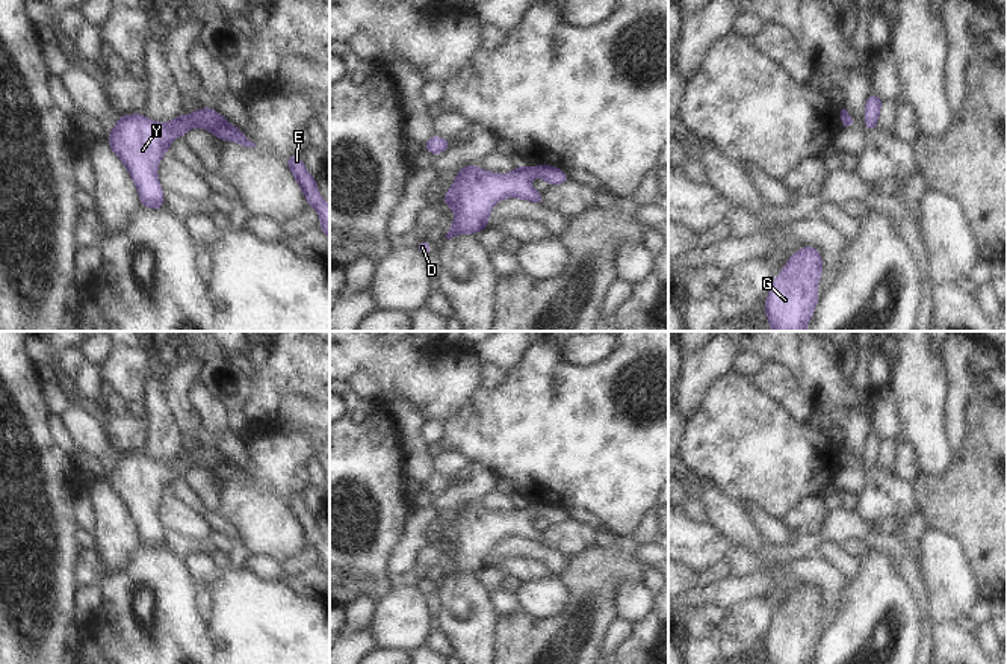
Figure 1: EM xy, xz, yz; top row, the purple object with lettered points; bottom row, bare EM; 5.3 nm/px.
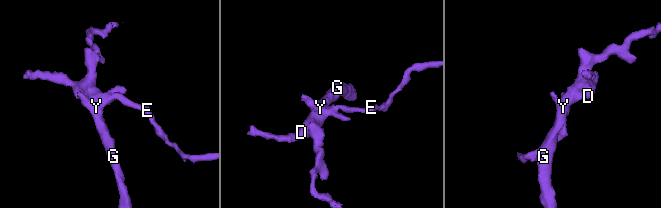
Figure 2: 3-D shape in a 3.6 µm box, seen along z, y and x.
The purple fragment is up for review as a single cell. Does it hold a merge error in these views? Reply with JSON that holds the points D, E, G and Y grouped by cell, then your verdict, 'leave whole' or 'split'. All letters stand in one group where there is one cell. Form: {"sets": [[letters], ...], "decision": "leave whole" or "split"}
{"sets": [["D", "E", "G", "Y"]], "decision": "leave whole"}

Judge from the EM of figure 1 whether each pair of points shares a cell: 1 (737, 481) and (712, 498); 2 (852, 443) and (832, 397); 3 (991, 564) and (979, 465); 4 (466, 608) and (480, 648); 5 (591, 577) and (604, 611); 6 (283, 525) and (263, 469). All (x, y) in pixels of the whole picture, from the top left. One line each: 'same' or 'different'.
1: different
2: different
3: same
4: same
5: same
6: same

